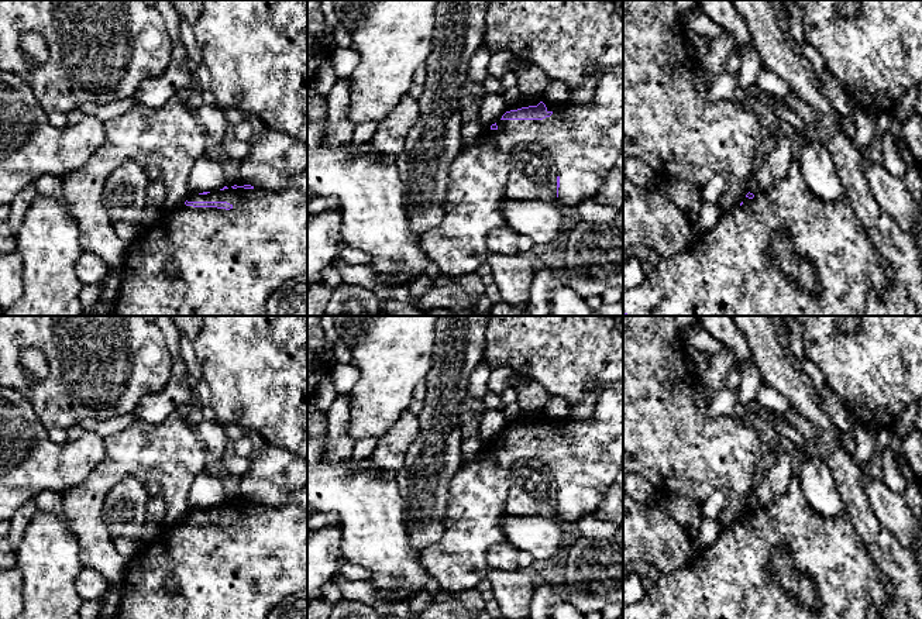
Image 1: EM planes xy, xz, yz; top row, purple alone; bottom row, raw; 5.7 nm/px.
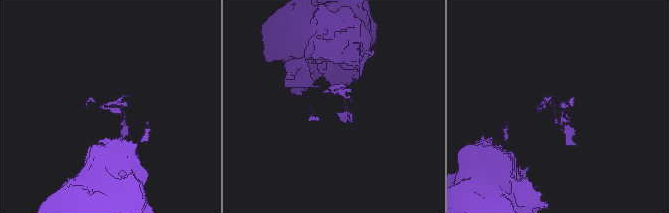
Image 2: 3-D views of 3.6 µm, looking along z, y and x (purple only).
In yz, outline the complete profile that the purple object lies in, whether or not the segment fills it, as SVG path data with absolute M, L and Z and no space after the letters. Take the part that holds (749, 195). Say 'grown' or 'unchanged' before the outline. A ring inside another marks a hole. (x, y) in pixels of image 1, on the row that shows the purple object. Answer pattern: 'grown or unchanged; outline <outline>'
grown; outline M792 161L788 175L778 182L774 190L757 192L754 195L749 192L739 206L733 207L729 212L725 212L720 216L718 224L712 230L702 231L694 247L672 257L660 255L658 264L637 286L623 289L623 316L866 316L868 292L871 290L881 303L881 298L885 289L890 286L892 278L894 274L890 266L877 257L877 252L866 233L866 228L859 220L856 212L853 210L850 200L846 196L843 196L837 202L820 200L808 189L806 183L804 182L798 161ZM782 228L787 230L791 235L795 252L811 262L812 266L816 269L819 278L818 296L812 296L811 293L799 289L792 281L785 278L781 272L770 265L766 252L768 251L775 233Z

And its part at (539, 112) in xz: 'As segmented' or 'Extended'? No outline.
Extended

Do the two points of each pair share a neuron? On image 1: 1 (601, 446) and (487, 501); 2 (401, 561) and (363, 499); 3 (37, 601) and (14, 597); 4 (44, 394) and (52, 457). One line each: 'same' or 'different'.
1: same
2: same
3: different
4: different

